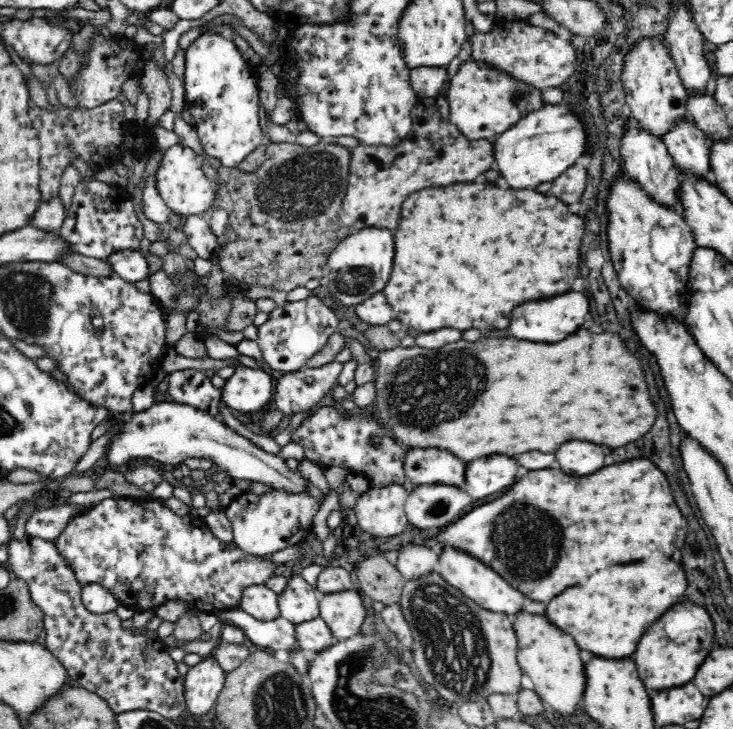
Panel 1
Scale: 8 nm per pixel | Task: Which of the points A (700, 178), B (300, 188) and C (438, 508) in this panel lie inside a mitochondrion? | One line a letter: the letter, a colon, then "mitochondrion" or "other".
A: other
B: mitochondrion
C: mitochondrion

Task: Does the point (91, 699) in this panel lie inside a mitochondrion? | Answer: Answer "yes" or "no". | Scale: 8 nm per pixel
no

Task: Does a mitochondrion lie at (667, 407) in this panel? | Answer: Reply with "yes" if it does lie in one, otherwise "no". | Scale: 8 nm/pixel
no

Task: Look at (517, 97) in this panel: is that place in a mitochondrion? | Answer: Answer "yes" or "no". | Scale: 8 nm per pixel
yes

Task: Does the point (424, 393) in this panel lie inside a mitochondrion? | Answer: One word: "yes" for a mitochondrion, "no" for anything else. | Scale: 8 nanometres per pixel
yes

